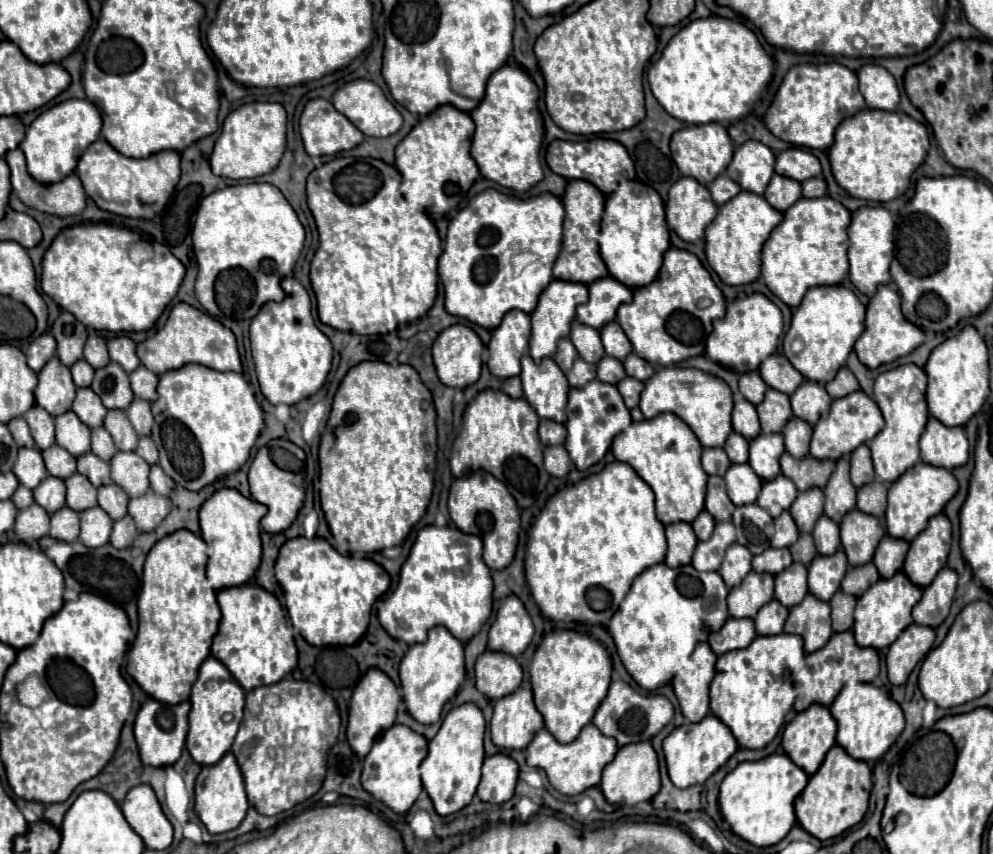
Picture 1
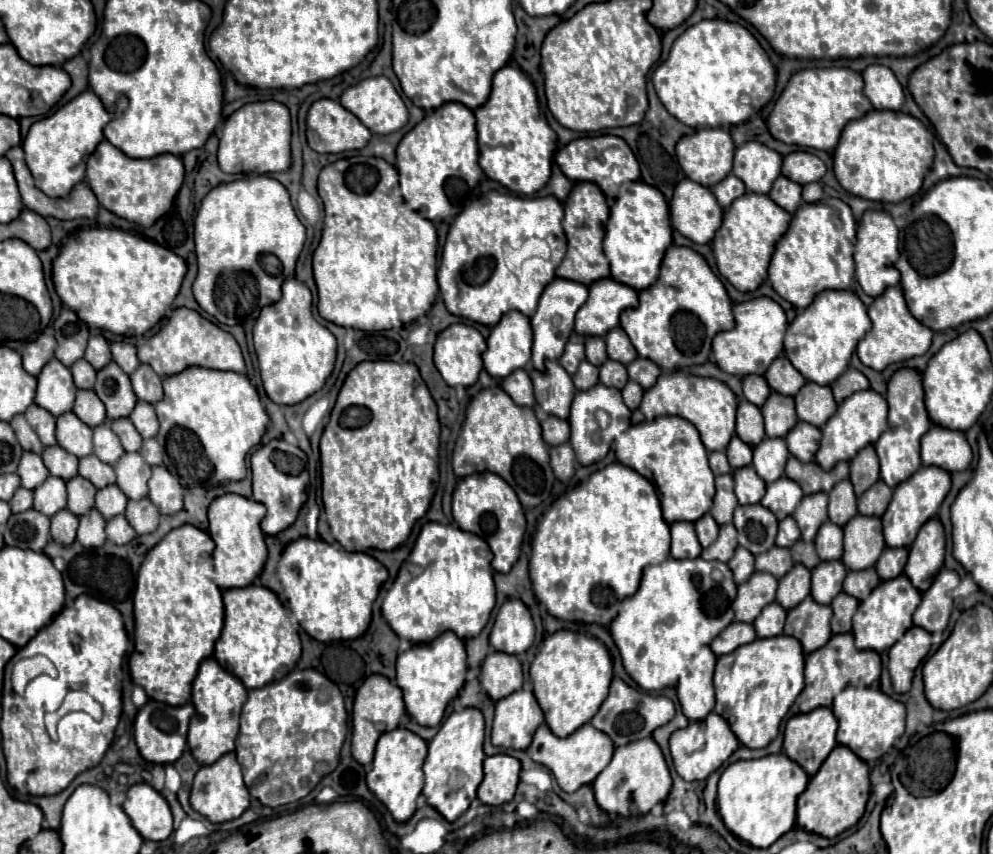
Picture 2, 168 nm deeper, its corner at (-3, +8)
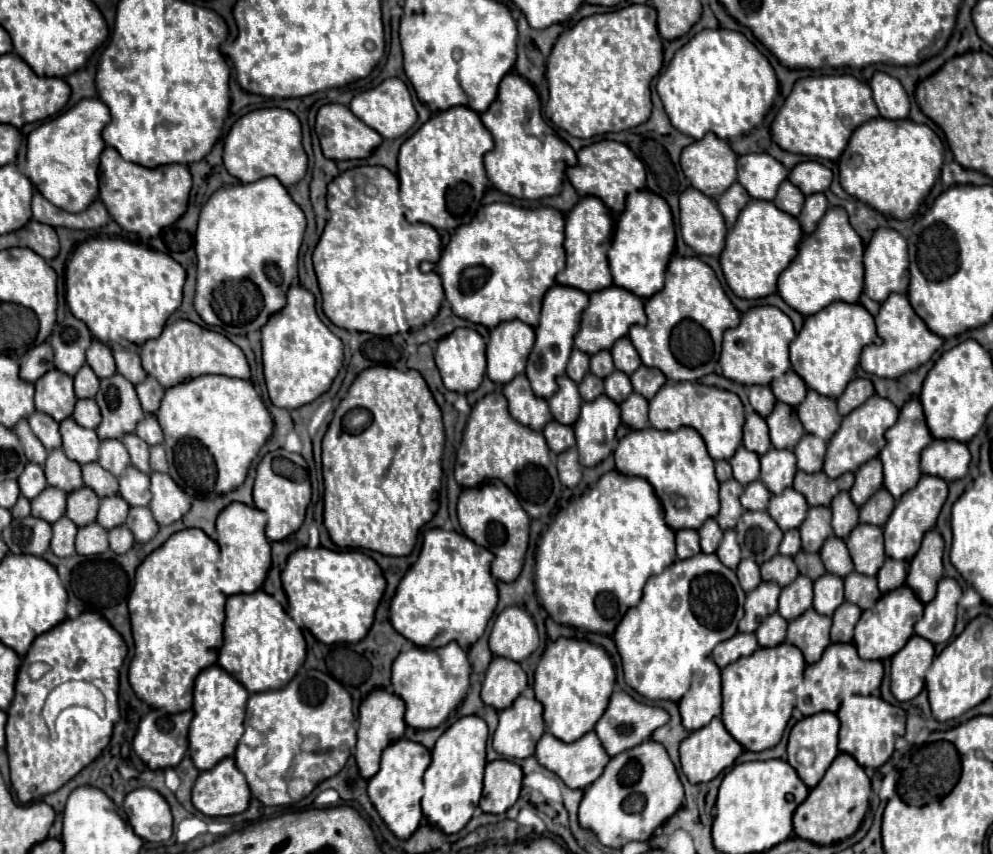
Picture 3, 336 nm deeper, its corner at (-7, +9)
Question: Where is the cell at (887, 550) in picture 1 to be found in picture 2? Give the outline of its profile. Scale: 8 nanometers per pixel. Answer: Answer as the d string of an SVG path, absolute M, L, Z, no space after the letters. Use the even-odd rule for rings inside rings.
M885 548L881 558L877 560L875 568L877 568L877 574L881 580L889 580L889 578L895 578L897 574L903 574L903 568L905 568L905 562L907 562L907 548Z

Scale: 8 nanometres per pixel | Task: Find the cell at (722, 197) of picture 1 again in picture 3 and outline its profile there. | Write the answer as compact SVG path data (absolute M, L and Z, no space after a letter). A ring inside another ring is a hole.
M733 183L719 199L717 199L717 207L721 211L721 215L725 217L725 223L727 227L731 229L733 227L733 221L737 219L739 211L751 201L749 193L739 185L739 183Z

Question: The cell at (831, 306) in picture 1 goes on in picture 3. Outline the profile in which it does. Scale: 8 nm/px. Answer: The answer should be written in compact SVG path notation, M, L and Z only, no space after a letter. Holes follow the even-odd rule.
M835 301L829 307L805 319L803 329L791 343L793 371L805 381L809 389L817 389L817 393L837 399L855 375L861 349L865 345L871 345L875 339L877 333L873 317L861 303L851 305Z

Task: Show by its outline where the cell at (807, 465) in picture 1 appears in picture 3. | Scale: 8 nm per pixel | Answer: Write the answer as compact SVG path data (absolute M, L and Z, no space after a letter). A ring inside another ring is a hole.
M797 471L797 477L793 481L793 489L797 489L809 501L811 507L819 505L829 507L829 501L833 501L837 493L849 491L851 487L853 487L853 473L845 473L837 479L831 479L823 471L813 475Z

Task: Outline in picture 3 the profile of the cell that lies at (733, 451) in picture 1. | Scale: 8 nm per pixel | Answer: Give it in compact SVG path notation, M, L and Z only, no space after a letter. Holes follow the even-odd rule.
M743 445L737 449L737 453L729 459L731 467L733 467L733 477L737 481L741 481L741 485L749 485L751 481L757 481L757 473L759 473L759 465L757 465L757 453L747 451Z

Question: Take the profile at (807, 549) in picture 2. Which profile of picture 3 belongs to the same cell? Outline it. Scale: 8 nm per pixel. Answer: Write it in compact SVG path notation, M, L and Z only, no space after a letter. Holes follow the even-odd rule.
M799 551L795 557L793 557L795 565L799 567L799 573L809 577L811 581L815 581L817 577L821 577L825 573L825 567L823 567L823 561L819 557L819 553L805 553L805 551Z

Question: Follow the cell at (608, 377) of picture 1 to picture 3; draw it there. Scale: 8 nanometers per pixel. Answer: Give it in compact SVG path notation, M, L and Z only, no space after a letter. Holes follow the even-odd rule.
M613 371L607 379L605 379L605 395L615 401L615 403L621 403L625 401L625 397L629 397L633 391L631 387L631 381L625 373L621 371Z

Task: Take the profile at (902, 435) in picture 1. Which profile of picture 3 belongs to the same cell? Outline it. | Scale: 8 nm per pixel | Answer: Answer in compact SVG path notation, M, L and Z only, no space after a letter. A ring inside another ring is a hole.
M911 399L905 403L905 407L899 413L897 423L885 433L887 445L881 449L879 459L883 463L883 473L885 473L885 489L889 489L889 493L893 493L893 497L901 497L901 493L907 493L909 489L913 489L913 485L917 485L917 481L921 479L921 451L925 449L925 445L929 445L929 441L933 441L927 423L925 423L925 415L923 415L923 407L919 403L919 399Z

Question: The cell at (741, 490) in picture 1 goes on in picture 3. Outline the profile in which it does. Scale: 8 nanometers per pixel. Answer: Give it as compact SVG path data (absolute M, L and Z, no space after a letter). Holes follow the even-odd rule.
M753 481L745 487L745 493L741 495L741 505L745 509L761 509L765 511L769 505L771 493L765 489L765 485L761 481Z

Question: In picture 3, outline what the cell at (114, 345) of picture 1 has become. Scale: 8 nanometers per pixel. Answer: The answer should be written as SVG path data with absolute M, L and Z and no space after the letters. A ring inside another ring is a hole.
M117 349L117 351L113 351L113 357L117 363L117 373L121 373L125 379L133 381L133 385L141 383L147 377L137 353L127 351L127 349Z

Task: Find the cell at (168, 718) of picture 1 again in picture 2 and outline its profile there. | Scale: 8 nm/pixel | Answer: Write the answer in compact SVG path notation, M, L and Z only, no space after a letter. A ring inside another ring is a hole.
M149 700L135 718L135 742L141 756L147 762L155 762L155 764L173 764L177 758L181 758L187 744L189 720L193 714L195 708L191 702L183 706L169 706L157 700Z

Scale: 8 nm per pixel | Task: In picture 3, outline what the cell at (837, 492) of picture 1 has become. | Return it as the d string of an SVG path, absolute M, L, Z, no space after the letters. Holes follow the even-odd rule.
M841 491L833 499L831 513L833 513L833 533L839 539L845 539L859 523L859 509L855 507L855 503L851 501L847 491Z

